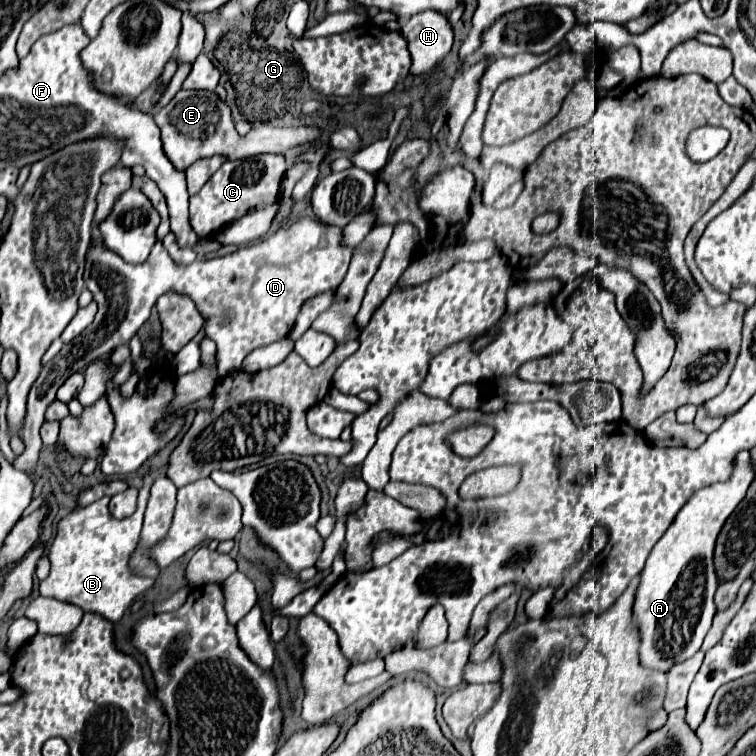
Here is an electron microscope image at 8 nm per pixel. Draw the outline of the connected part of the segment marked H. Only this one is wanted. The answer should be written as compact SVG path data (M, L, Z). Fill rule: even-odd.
M434 10L412 16L402 26L402 36L408 40L412 76L420 76L436 68L452 48L452 28L448 18Z

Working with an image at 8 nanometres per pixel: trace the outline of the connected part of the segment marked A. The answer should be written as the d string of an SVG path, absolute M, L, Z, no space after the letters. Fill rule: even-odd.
M742 450L736 456L730 480L698 490L652 548L640 572L640 584L632 606L632 624L638 628L640 664L644 668L668 672L678 660L684 662L684 658L700 650L716 612L712 600L718 588L712 564L714 542L726 518L746 496L752 480L754 470L750 466L750 452Z

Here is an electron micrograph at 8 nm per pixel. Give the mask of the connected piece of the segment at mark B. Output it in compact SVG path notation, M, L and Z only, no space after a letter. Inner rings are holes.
M150 474L143 478L143 486L139 489L138 508L132 516L118 520L110 514L108 504L111 497L104 496L86 508L78 508L64 516L58 524L56 538L48 548L50 558L50 574L42 580L39 592L42 596L52 596L60 602L76 604L84 612L98 612L106 620L120 620L132 600L146 592L154 580L132 574L128 566L128 558L134 552L143 525L150 488L153 479Z

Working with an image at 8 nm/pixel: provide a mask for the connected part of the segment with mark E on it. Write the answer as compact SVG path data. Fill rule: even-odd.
M182 88L162 110L154 114L154 120L158 128L162 130L164 154L178 170L186 170L192 162L206 158L206 156L214 156L214 154L224 154L230 160L250 158L256 154L284 154L286 150L294 146L312 144L322 134L318 126L274 128L266 124L266 126L252 130L246 136L240 136L234 130L230 108L218 98L216 92L208 92L208 90L184 90Z

